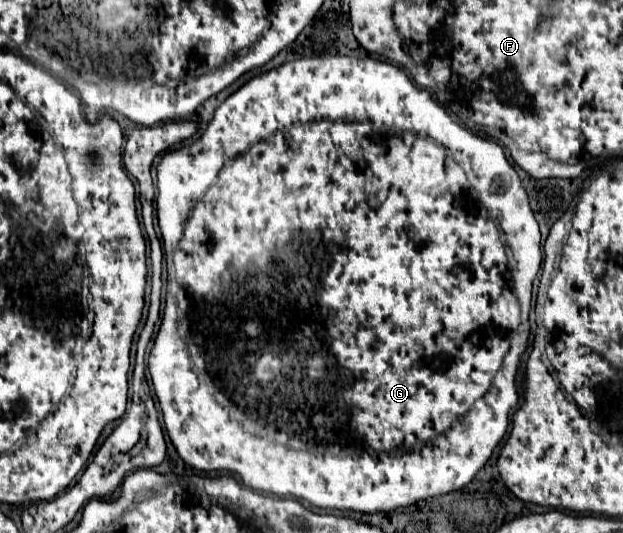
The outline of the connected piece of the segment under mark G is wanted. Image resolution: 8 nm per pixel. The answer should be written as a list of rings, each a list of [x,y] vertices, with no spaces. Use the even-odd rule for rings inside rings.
[[[341,55],[299,58],[275,70],[269,70],[261,76],[255,76],[215,110],[209,128],[199,140],[163,156],[163,160],[157,166],[157,220],[163,234],[165,252],[171,254],[177,248],[177,252],[173,254],[175,280],[177,286],[185,292],[187,306],[185,306],[185,316],[179,316],[181,320],[181,336],[179,336],[177,300],[175,296],[167,296],[163,322],[159,326],[149,356],[149,372],[157,400],[161,404],[167,434],[185,464],[203,472],[227,470],[231,474],[237,474],[243,480],[243,484],[253,490],[269,492],[275,496],[293,496],[317,508],[355,510],[367,514],[389,512],[393,508],[409,506],[417,500],[459,490],[465,484],[469,484],[475,478],[475,474],[485,466],[495,446],[505,436],[509,426],[509,412],[517,406],[519,400],[516,386],[519,372],[517,370],[521,367],[521,354],[528,347],[526,343],[530,338],[528,322],[533,281],[541,265],[539,224],[529,208],[527,192],[523,190],[515,168],[507,162],[503,148],[497,142],[477,136],[469,129],[455,124],[449,118],[449,114],[433,100],[429,90],[415,86],[397,66],[377,62],[371,58],[351,60]],[[501,244],[507,244],[511,258],[505,256],[505,248],[501,248]],[[229,330],[233,332],[233,352],[237,358],[231,356]],[[233,360],[245,360],[247,368],[251,368],[251,376],[243,378],[245,362],[233,364]],[[355,374],[365,380],[363,390],[355,388],[357,380],[351,380],[355,378]],[[343,378],[347,386],[341,388]],[[247,380],[251,384],[253,382],[259,382],[259,386],[263,384],[263,394],[261,388],[249,386],[251,390],[249,410],[247,410]],[[341,390],[343,390],[343,402],[349,410],[341,410]],[[211,396],[221,406],[215,404]],[[241,422],[249,432],[257,436],[241,428]]]

